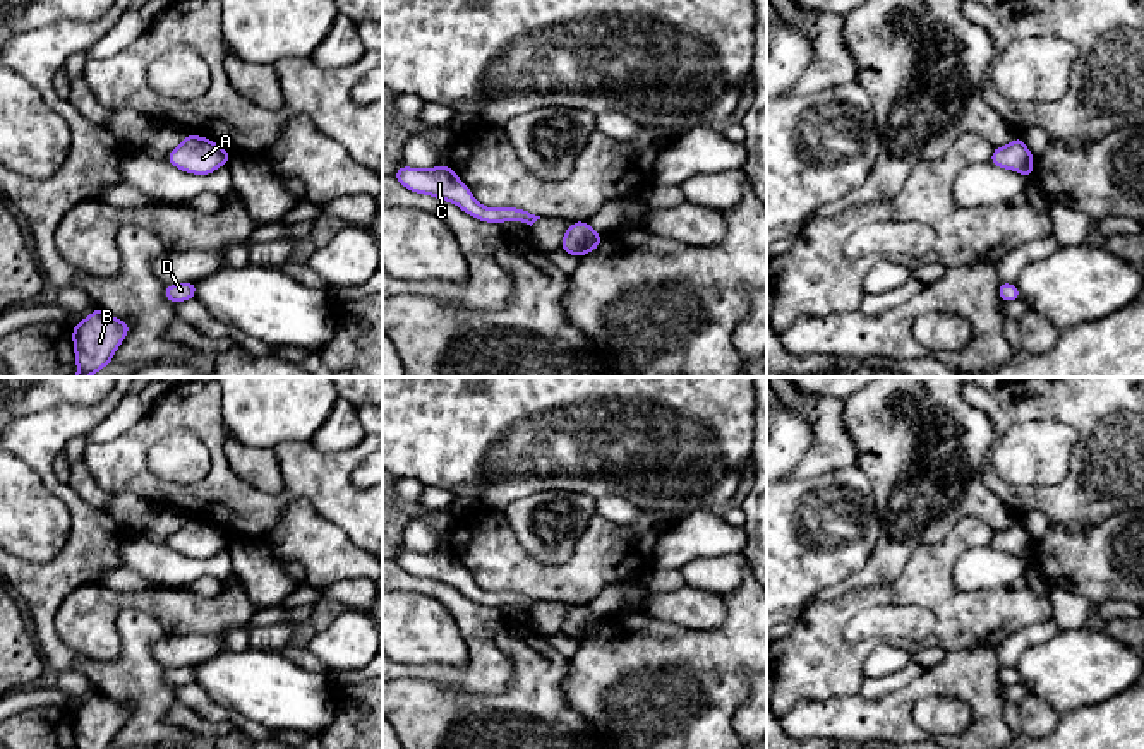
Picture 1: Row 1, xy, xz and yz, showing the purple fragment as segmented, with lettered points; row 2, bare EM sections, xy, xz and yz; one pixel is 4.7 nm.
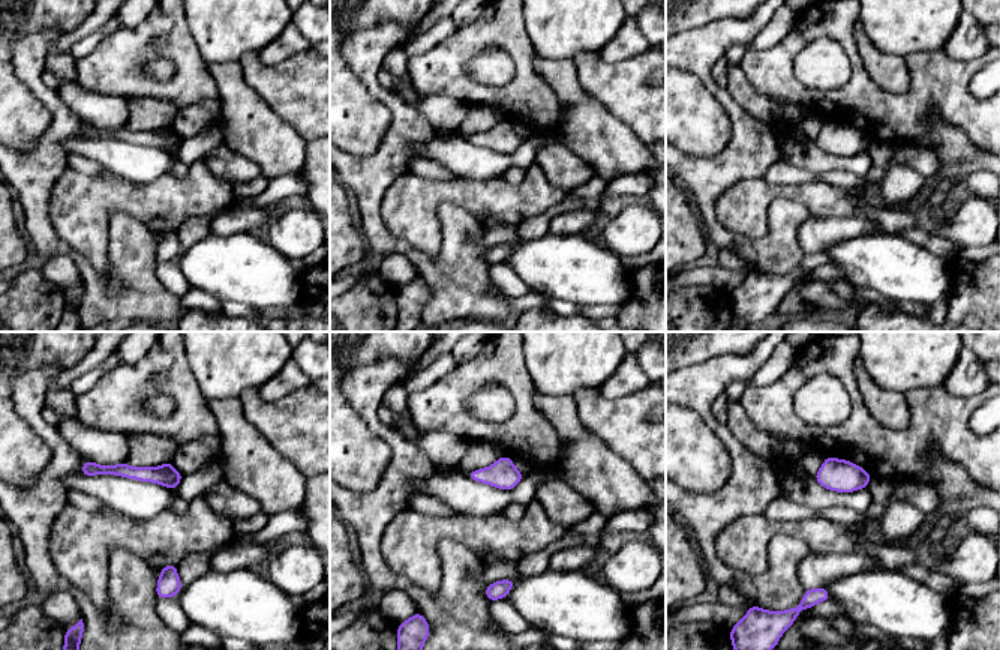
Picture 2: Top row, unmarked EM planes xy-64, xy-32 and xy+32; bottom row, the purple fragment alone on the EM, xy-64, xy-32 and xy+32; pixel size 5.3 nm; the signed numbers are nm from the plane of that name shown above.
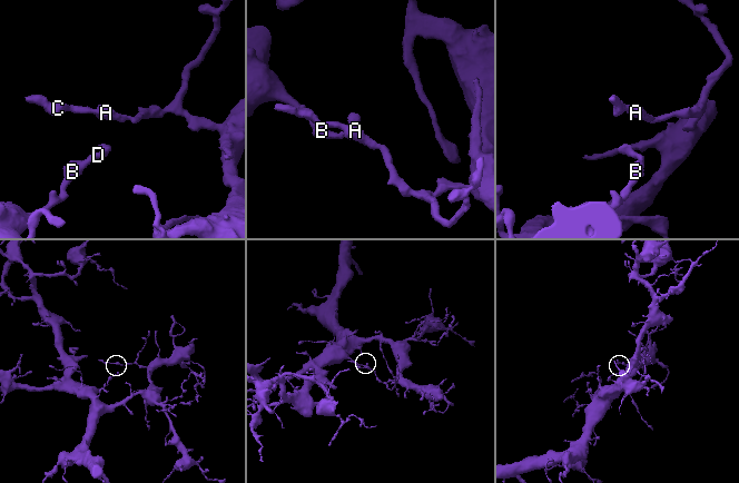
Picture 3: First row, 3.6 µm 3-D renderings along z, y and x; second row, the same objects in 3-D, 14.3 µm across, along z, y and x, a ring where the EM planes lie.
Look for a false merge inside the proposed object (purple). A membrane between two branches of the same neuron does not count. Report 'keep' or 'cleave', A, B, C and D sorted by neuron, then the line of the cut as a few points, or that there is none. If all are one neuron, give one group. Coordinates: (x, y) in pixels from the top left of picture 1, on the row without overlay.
keep; A B C D; no cut

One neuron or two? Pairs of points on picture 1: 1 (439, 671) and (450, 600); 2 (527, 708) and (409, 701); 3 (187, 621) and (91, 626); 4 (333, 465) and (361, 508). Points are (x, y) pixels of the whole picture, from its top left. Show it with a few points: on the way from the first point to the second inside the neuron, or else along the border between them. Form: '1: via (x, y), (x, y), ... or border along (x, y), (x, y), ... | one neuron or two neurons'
1: via (463, 672), (475, 662), (474, 624) | one neuron
2: via (498, 713), (438, 713) | one neuron
3: via (163, 604), (115, 604) | one neuron
4: via (333, 475), (333, 480), (350, 497) | one neuron

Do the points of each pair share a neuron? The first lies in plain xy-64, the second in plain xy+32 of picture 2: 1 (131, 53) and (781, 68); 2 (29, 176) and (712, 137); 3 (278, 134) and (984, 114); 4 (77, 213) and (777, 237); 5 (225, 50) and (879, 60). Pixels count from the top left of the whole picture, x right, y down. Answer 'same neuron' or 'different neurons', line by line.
1: same neuron
2: different neurons
3: different neurons
4: different neurons
5: different neurons

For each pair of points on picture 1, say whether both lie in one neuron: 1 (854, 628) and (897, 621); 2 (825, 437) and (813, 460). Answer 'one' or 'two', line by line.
1: one
2: one

